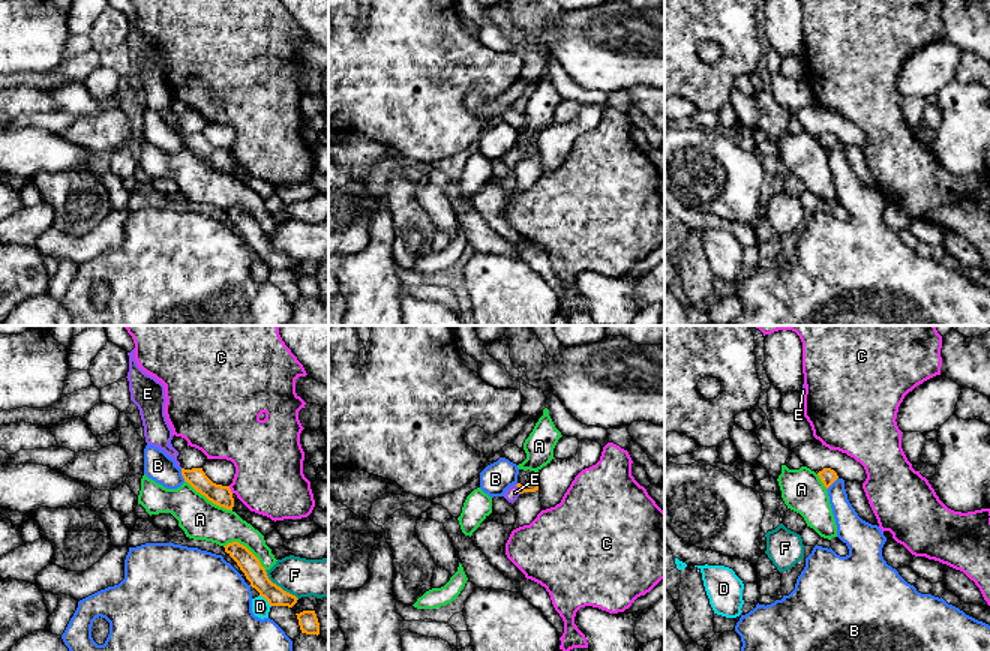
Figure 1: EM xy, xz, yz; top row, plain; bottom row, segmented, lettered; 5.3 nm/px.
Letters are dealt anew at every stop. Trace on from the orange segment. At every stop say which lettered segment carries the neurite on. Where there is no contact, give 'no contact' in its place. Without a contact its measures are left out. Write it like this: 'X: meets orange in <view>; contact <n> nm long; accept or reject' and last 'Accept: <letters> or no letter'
A: meets orange in xy; contact 300 nm long; reject
B: meets orange in xy; contact 80 nm long; reject
C: meets orange in xy; contact 50 nm long; reject
D: meets orange in xy; contact 90 nm long; reject
E: meets orange in xz; contact 60 nm long; accept
F: meets orange in xy; contact 240 nm long; reject
Accept: E

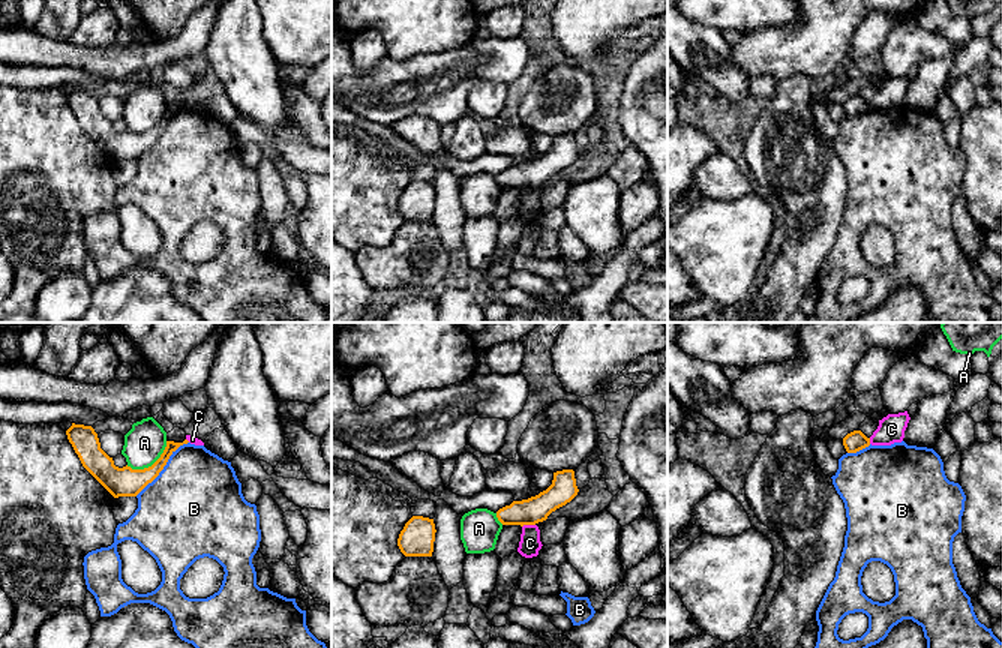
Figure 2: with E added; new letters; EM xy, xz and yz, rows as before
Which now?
A: meets orange in xy; contact 260 nm long; reject
B: meets orange in xy; contact 400 nm long; reject
C: meets orange in xz; contact 70 nm long; reject
Accept: no letter

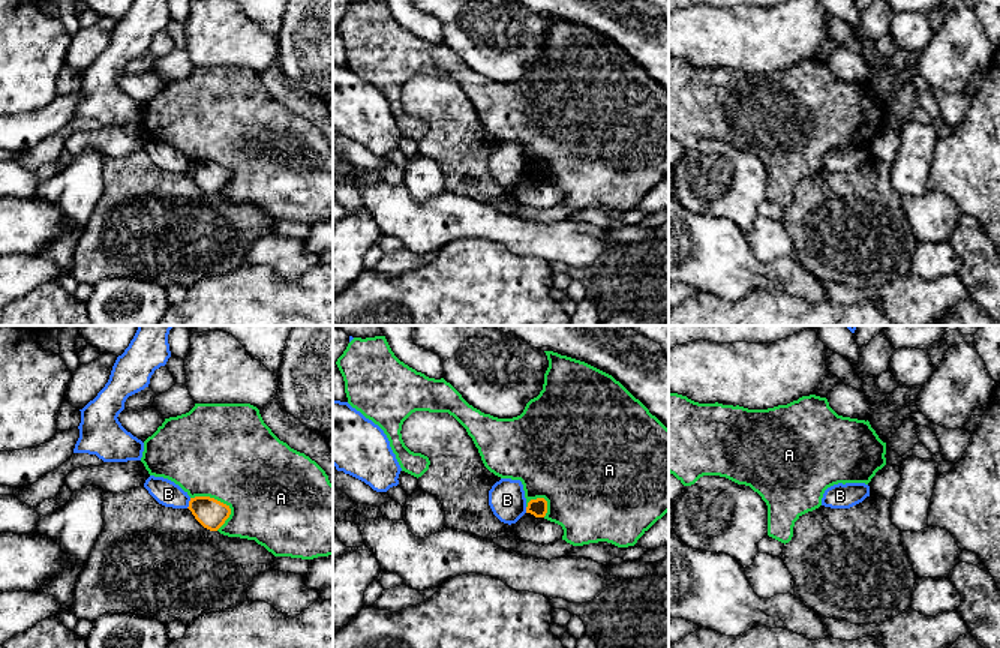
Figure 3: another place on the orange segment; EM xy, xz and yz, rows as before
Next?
A: meets orange in xy; contact 240 nm long; reject
B: meets orange in xy; contact 60 nm long; reject
Accept: no letter

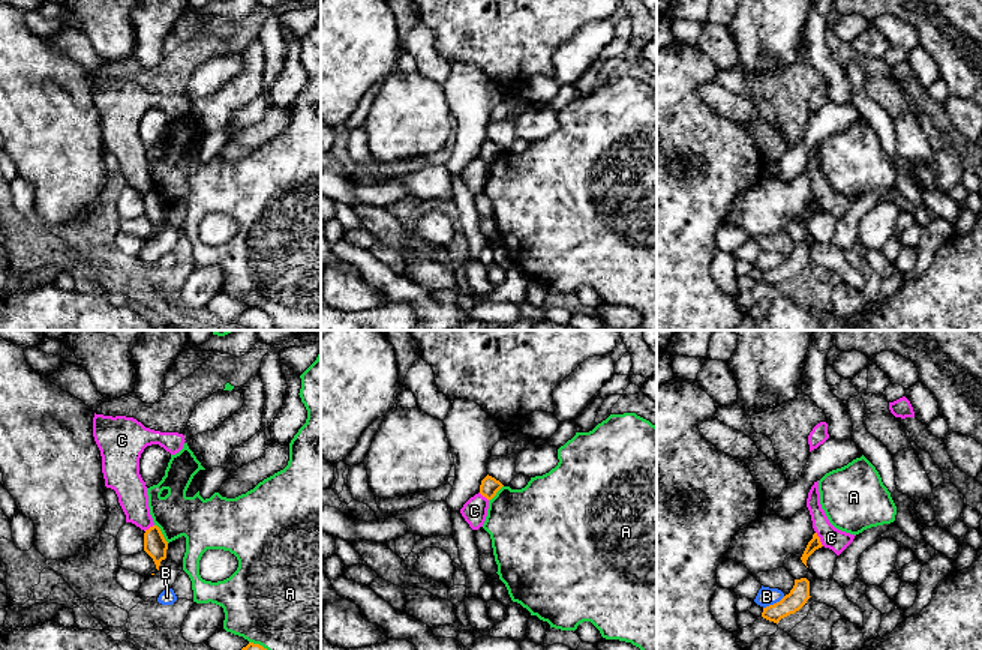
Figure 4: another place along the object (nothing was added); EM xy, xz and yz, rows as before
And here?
A: meets orange in xy; contact 130 nm long; reject
B: meets orange in yz; contact 140 nm long; reject
C: meets orange in yz; contact 90 nm long; reject
Accept: no letter

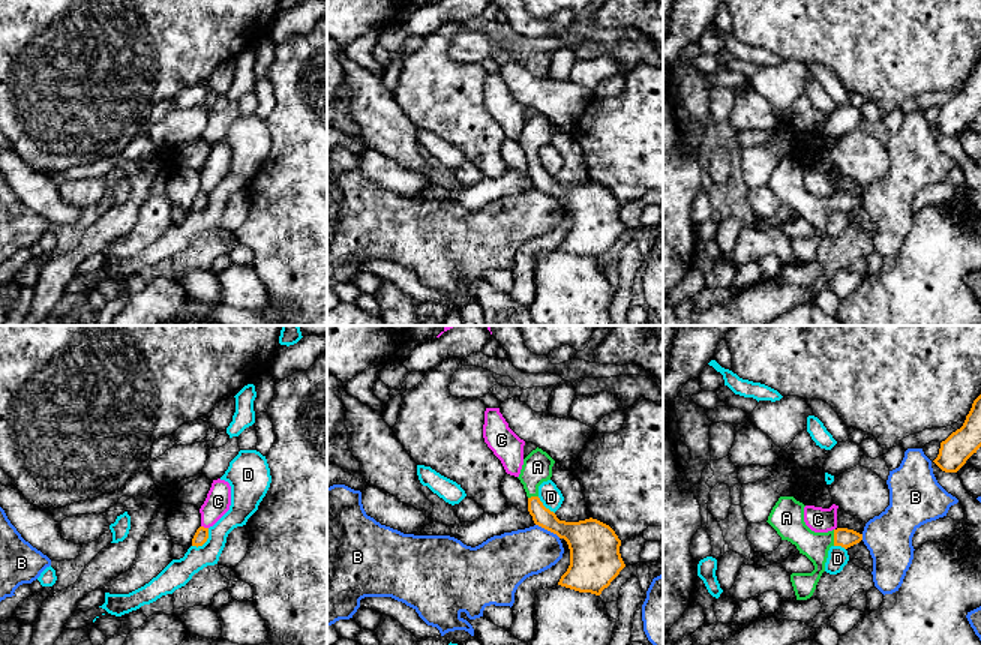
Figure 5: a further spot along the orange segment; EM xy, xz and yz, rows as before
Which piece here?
A: meets orange in yz; contact 90 nm long; accept
B: meets orange in xz; contact 150 nm long; reject
C: meets orange in xy; contact 40 nm long; reject
D: meets orange in xy; contact 140 nm long; reject
Accept: A

